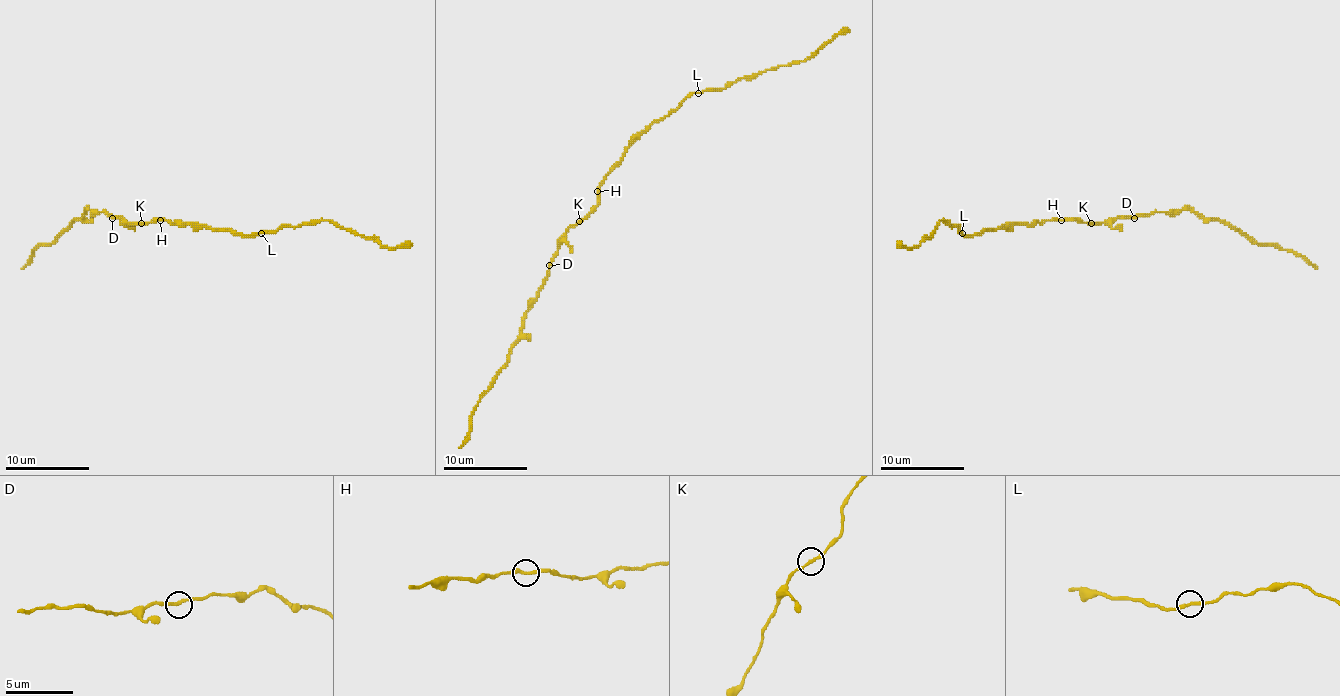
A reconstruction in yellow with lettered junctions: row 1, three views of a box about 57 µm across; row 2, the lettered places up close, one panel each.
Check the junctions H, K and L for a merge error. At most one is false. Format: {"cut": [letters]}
{"cut": []}

